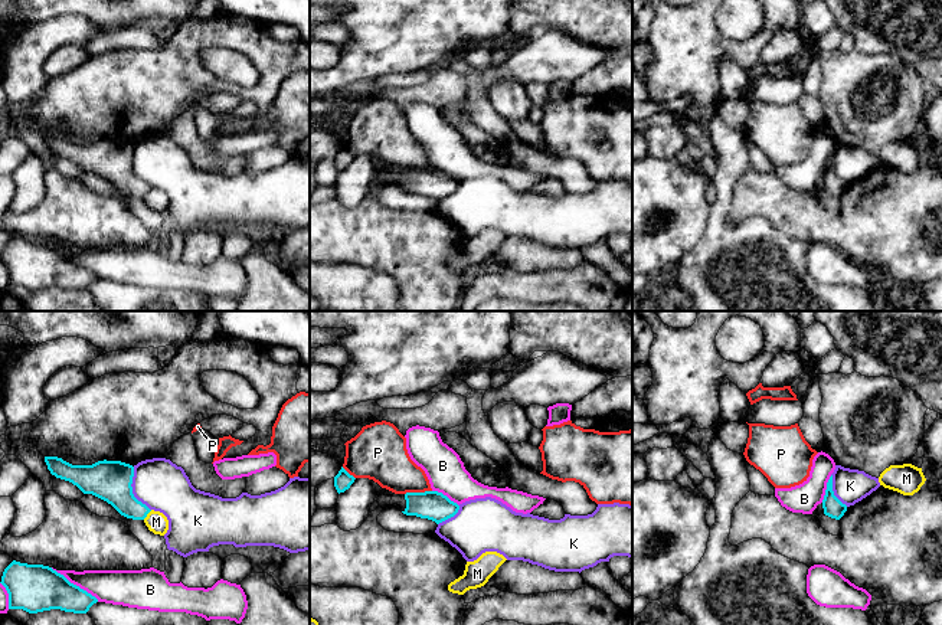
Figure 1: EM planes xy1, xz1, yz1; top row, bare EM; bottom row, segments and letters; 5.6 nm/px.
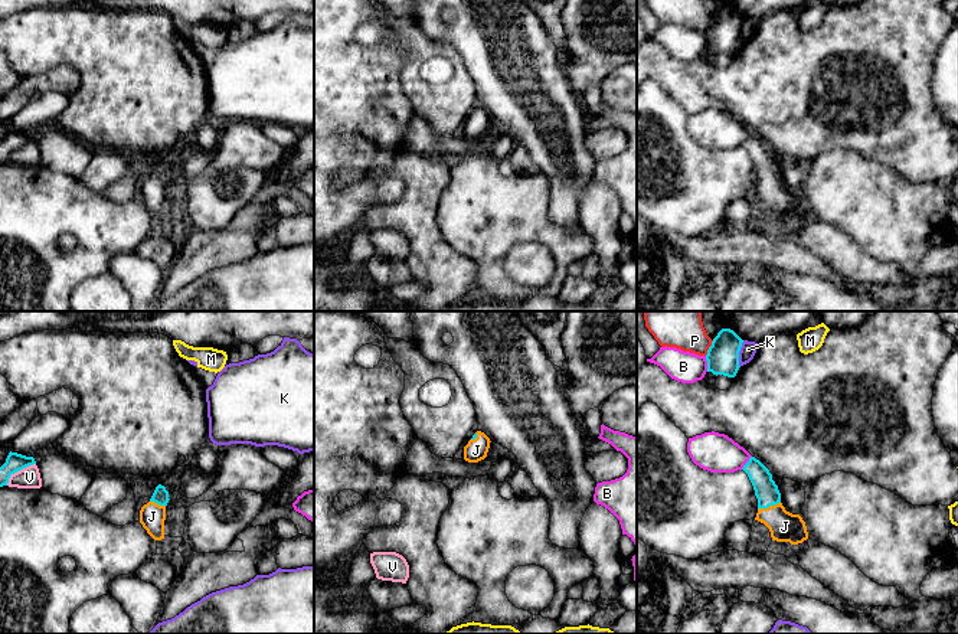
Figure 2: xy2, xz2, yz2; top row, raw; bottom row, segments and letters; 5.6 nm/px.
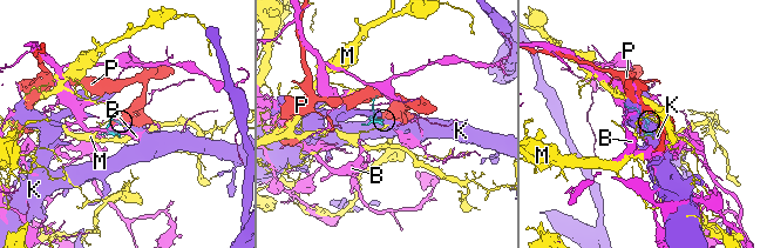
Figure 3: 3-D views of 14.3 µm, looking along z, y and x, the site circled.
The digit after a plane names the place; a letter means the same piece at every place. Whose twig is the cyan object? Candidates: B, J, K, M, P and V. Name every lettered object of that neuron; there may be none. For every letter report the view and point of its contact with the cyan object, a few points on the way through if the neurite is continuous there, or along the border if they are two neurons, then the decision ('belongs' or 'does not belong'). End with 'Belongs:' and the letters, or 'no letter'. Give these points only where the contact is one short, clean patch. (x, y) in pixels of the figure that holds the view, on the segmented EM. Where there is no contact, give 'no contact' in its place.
B: xy1 (75, 585) | does not belong
J: yz2 (768, 506) | across yz2 (767, 492), (768, 506), (771, 513), (784, 526) | belongs
K: xy1 (131, 490) | along xy1 (133, 467), (131, 493), (150, 510) | does not belong
M: xy1 (147, 513) | along xy1 (151, 510), (143, 519) | does not belong
P: xz1 (418, 493) | does not belong
V: xy2 (18, 470) | along xy2 (35, 463), (15, 471), (6, 484) | does not belong
Belongs: J

